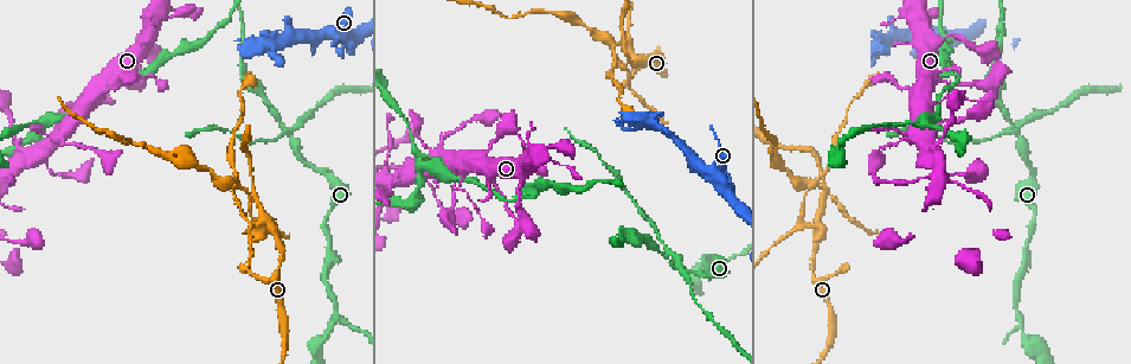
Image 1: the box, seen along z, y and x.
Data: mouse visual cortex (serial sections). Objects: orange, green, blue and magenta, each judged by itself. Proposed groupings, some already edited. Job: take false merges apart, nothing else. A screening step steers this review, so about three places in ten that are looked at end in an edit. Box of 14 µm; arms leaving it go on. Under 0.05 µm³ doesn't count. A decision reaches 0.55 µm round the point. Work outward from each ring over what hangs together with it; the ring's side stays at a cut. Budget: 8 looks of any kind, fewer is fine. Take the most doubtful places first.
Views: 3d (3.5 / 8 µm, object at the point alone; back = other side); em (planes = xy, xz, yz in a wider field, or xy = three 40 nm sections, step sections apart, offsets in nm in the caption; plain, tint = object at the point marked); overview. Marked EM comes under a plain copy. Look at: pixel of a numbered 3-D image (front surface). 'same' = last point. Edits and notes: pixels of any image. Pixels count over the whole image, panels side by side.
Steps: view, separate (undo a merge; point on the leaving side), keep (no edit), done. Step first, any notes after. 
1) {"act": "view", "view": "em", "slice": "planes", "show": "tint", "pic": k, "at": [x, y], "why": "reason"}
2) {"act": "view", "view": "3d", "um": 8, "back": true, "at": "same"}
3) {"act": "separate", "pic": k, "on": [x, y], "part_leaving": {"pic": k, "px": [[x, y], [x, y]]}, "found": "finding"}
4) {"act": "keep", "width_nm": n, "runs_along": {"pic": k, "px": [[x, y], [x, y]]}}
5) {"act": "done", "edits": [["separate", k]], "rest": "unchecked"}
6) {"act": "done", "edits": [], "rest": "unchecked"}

{"act": "view", "view": "3d", "um": 3.5, "pic": 1, "at": [1020, 316], "why": "a fork"}

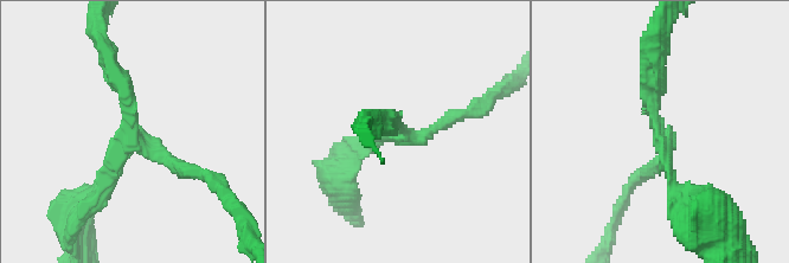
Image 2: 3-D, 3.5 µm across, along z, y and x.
{"act": "view", "view": "em", "slice": "planes", "show": "tint", "pic": 2, "at": [401, 130], "arms": 3, "arm_widths_nm": [200, 200, 250]}

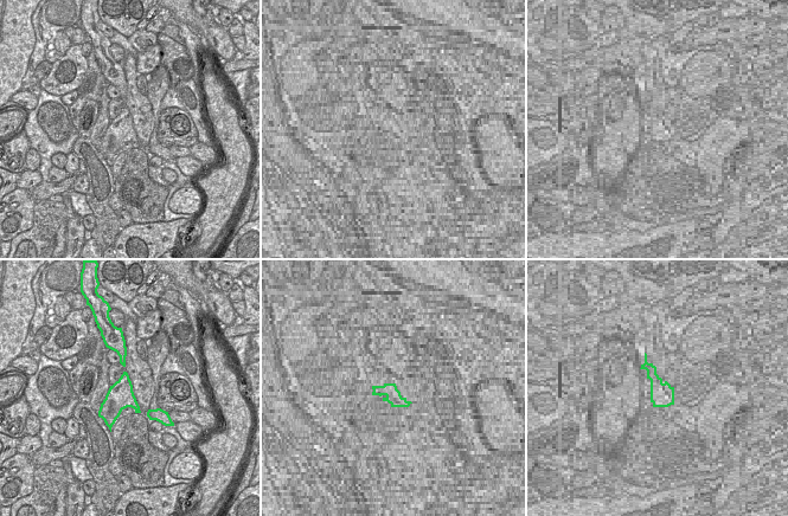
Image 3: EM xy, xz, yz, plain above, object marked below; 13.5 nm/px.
{"act": "keep", "runs_along": {"pic": 2, "px": [[653, 63], [650, 110], [674, 201]]}, "found": "all the same cell"}

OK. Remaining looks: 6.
{"act": "view", "view": "3d", "um": 3.5, "pic": 1, "at": [932, 102], "why": "three-way junction"}

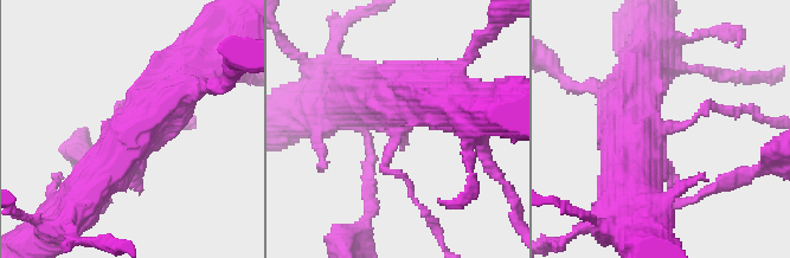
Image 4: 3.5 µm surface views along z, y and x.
{"act": "view", "view": "em", "slice": "xy", "step": 3, "show": "tint", "pic": 4, "at": [660, 130], "why": "now the EM"}

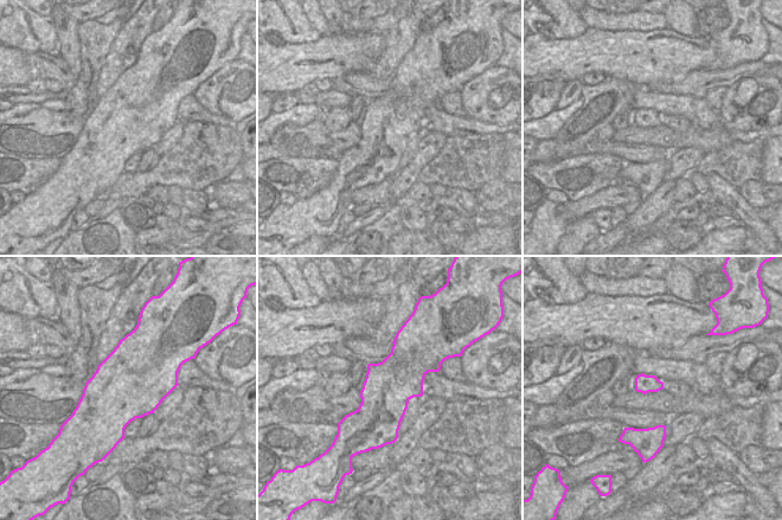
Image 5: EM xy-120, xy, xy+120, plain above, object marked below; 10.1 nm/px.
{"act": "keep", "runs_along": {"pic": 4, "px": [[192, 69], [152, 108], [83, 195]]}, "found": "one cell here"}

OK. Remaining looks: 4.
{"act": "view", "view": "3d", "um": 8, "pic": 1, "at": [884, 43], "why": "arms part here"}

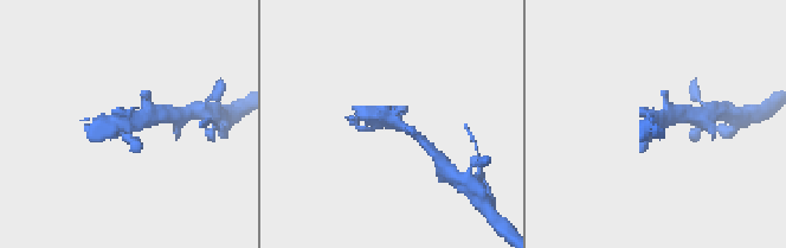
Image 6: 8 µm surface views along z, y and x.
{"act": "view", "view": "3d", "um": 3.5, "pic": 6, "at": [655, 121], "why": "closer look"}

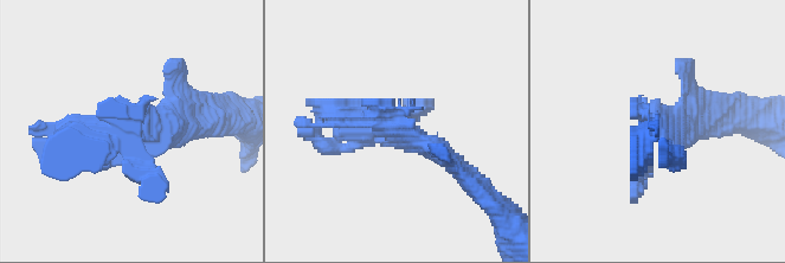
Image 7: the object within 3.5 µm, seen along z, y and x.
{"act": "view", "view": "em", "slice": "planes", "show": "tint", "pic": 7, "at": [119, 127]}

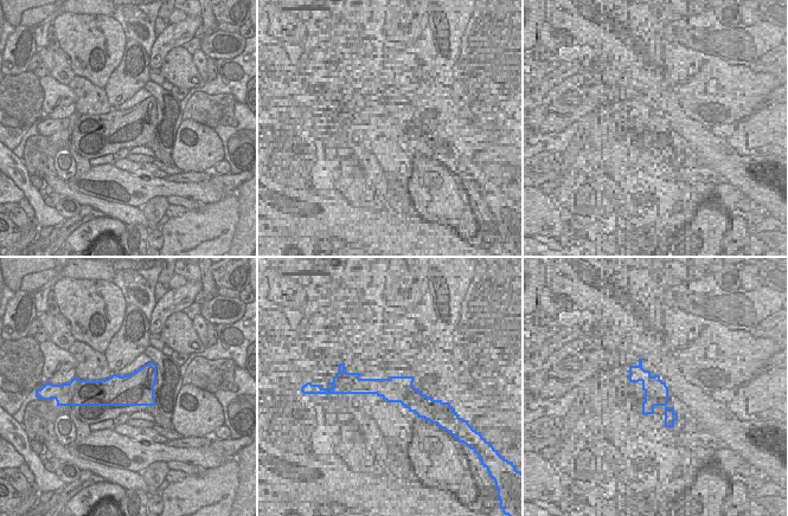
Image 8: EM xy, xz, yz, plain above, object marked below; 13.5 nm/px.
{"act": "separate", "pic": 7, "on": [422, 102], "width_nm": 440, "border": {"pic": 8, "px": [[132, 393], [136, 397], [138, 405]]}, "found": "a second cell is stuck on"}

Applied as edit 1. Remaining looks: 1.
{"act": "done", "edits": [["separate", 7]], "rest": "unchecked"}

